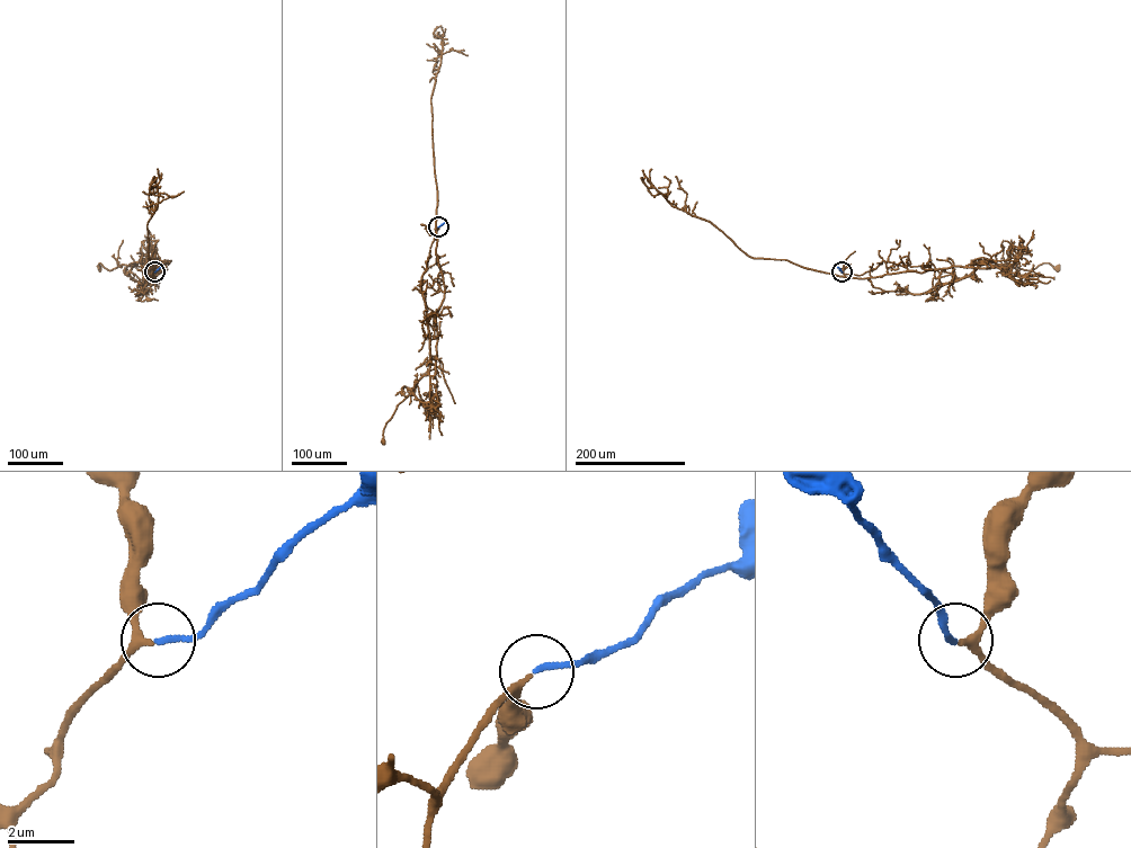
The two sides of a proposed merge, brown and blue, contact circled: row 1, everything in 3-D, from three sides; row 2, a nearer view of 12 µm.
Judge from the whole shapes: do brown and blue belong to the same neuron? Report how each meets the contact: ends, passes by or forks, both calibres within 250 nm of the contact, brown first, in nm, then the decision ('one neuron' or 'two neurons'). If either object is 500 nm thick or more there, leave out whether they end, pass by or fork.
brown passes by; blue ends there; 190 nm thick on the brown side, 170 nm on the other; one neuron

